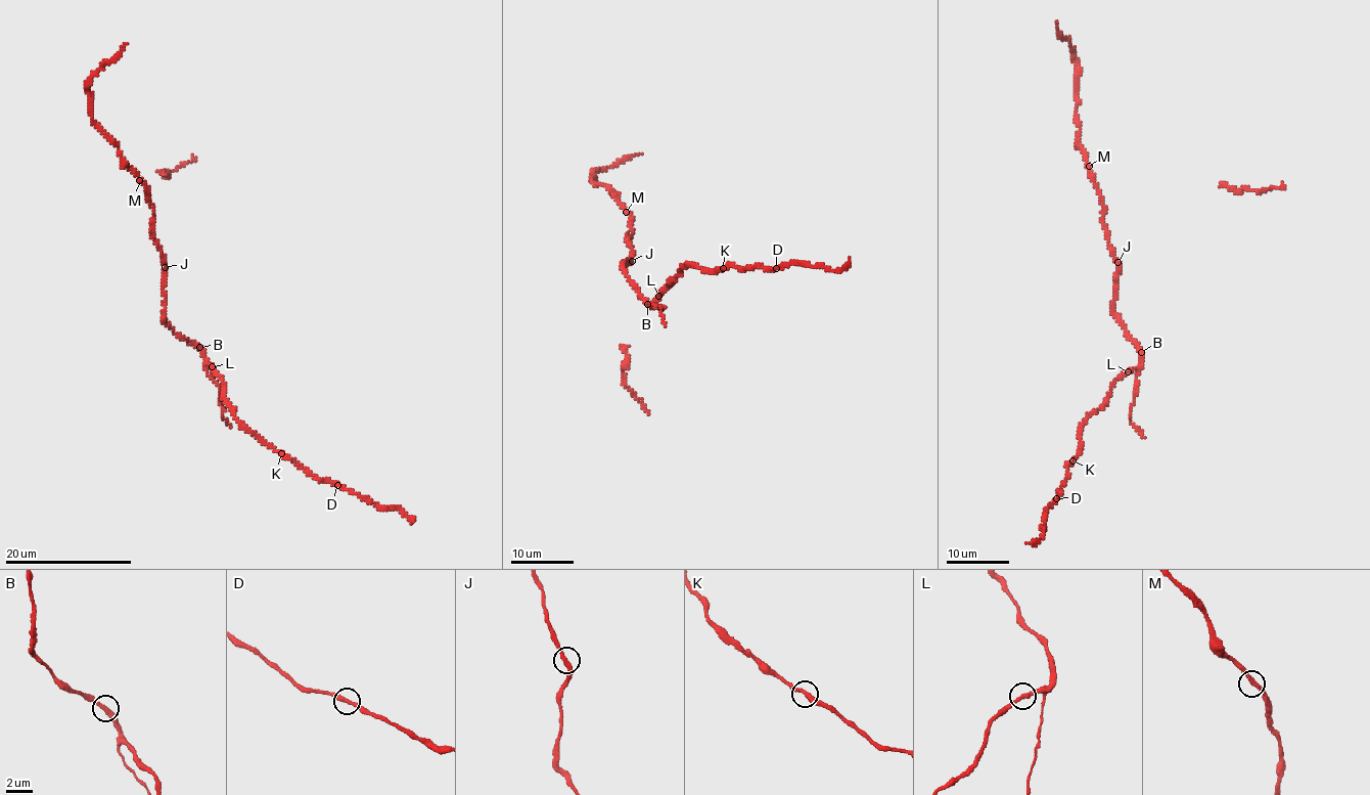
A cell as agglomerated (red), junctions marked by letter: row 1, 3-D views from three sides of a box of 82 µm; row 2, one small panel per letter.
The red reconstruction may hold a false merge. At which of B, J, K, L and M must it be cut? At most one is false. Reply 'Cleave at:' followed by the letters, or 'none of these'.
Cleave at: none of these

